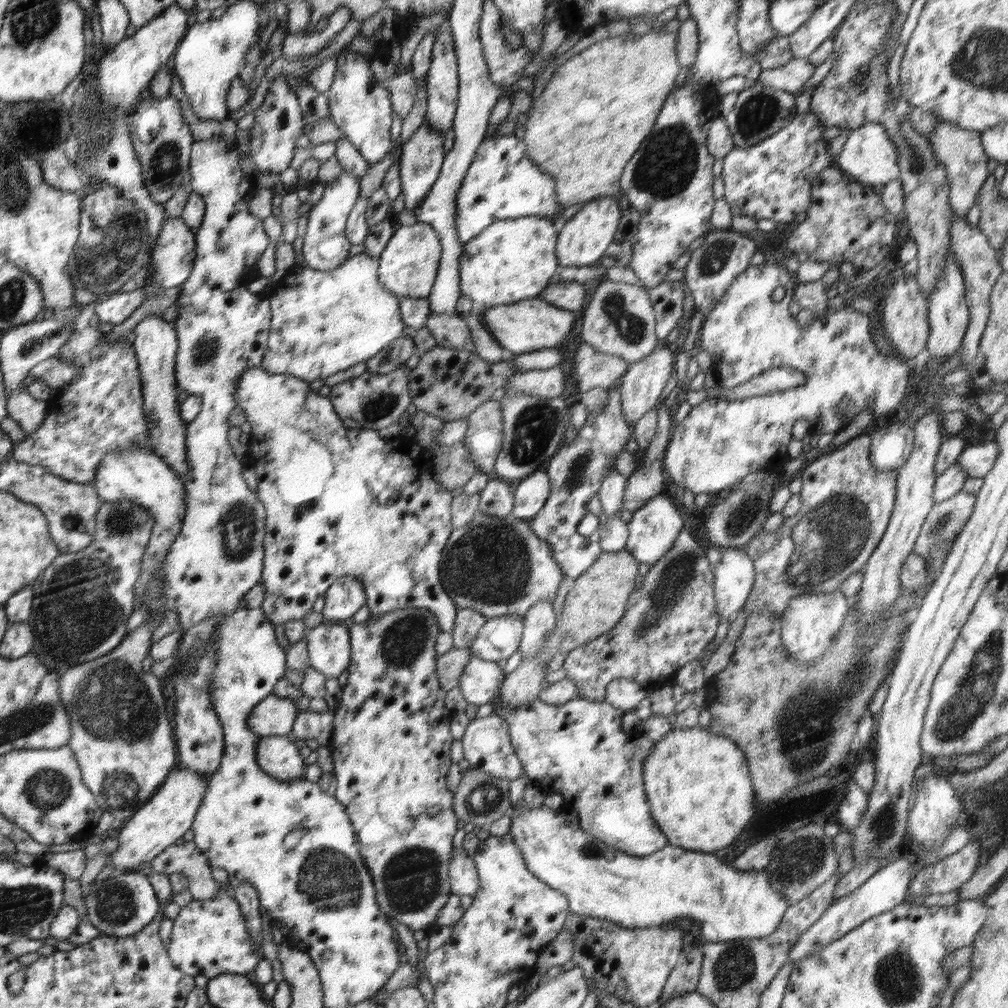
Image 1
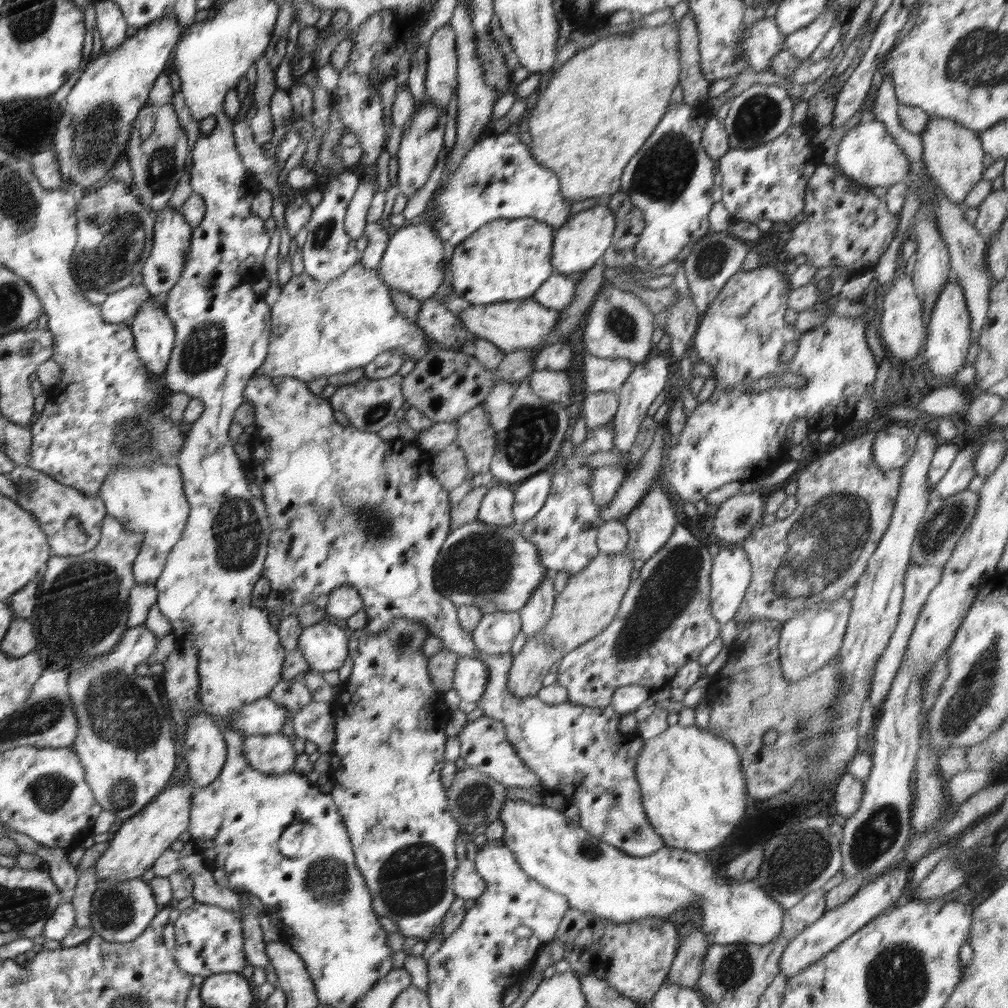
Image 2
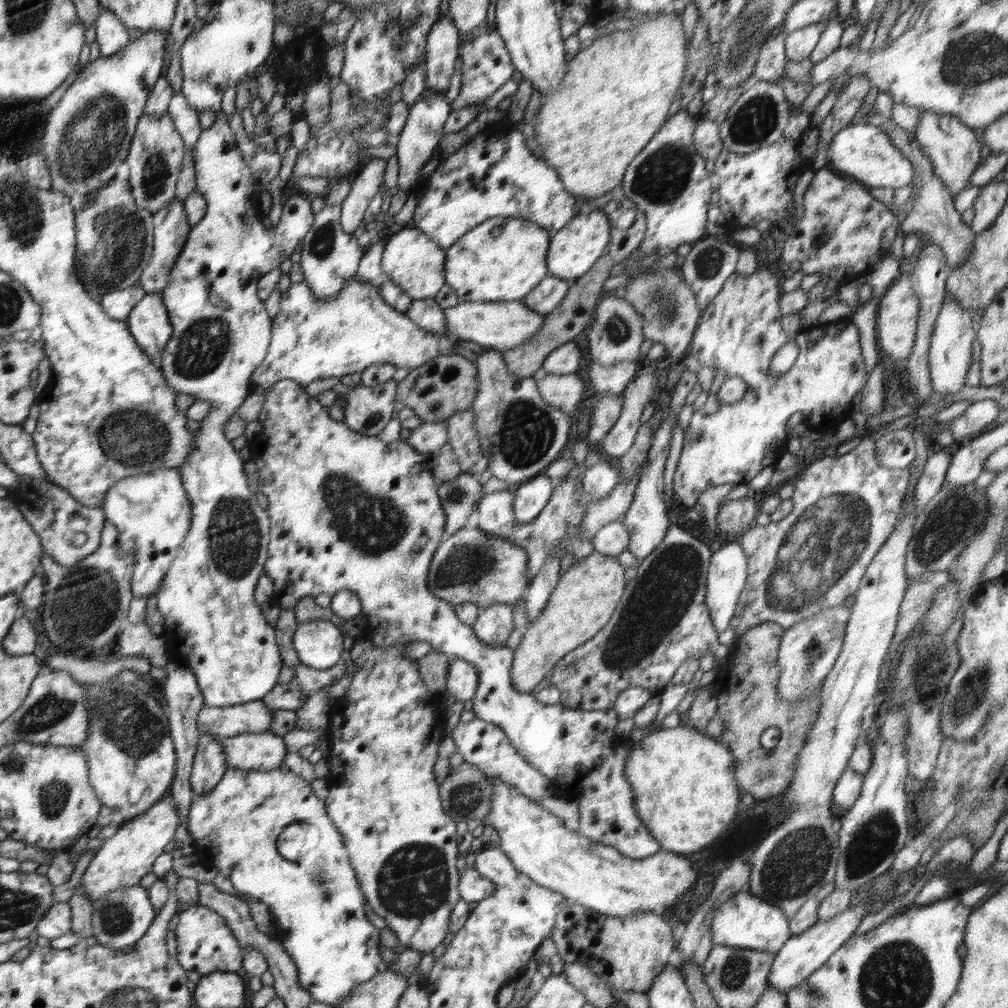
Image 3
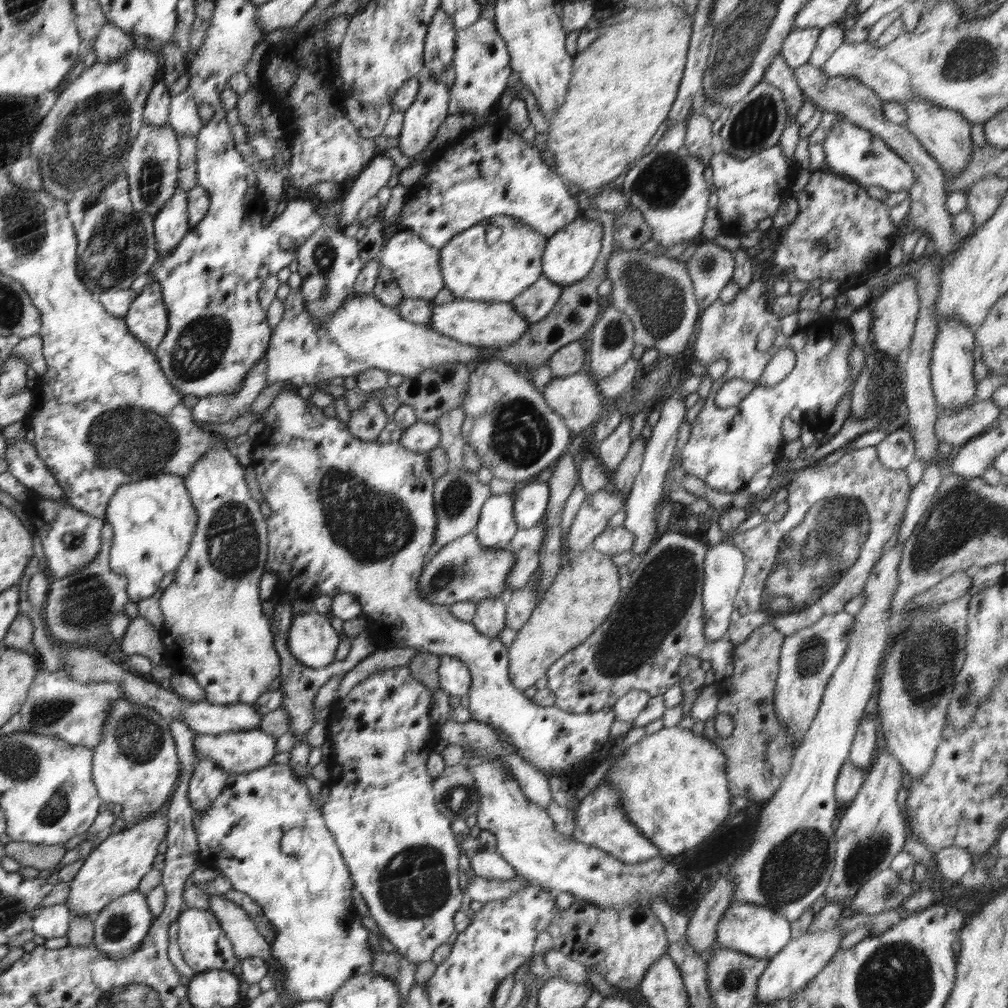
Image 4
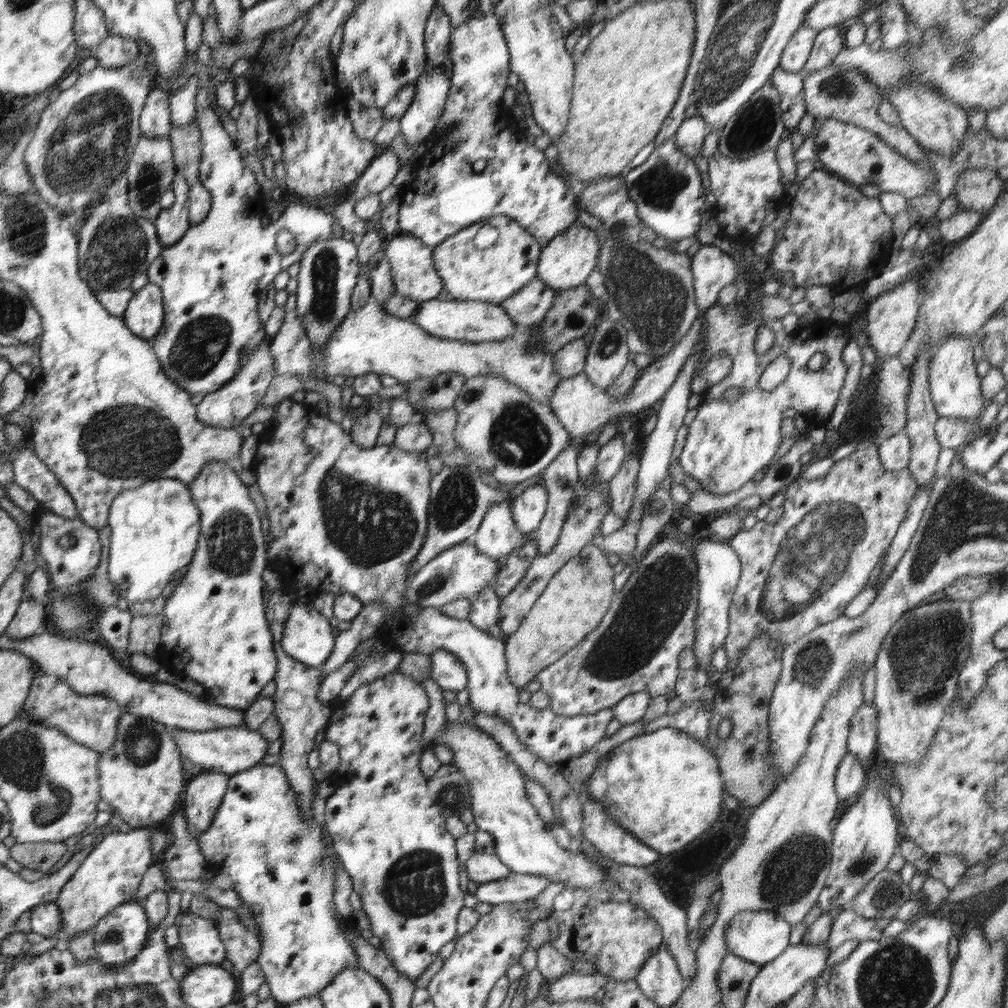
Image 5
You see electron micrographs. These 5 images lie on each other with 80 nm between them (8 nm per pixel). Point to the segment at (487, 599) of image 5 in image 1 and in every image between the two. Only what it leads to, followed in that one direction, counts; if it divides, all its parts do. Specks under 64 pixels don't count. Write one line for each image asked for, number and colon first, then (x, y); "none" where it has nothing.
1: (499, 638)
2: (495, 634)
3: (495, 623)
4: (490, 617)

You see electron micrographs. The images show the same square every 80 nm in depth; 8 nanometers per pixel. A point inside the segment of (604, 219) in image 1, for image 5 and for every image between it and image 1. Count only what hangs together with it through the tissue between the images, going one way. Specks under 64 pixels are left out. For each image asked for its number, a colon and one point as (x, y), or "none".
2: (578, 245)
3: (572, 251)
4: (570, 254)
5: (567, 261)

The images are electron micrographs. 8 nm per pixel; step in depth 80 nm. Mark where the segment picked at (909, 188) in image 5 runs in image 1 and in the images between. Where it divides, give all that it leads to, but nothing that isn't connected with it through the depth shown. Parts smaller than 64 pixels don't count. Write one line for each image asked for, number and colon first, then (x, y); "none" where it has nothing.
1: (868, 156)
2: (868, 154)
3: (863, 152)
4: (852, 151)

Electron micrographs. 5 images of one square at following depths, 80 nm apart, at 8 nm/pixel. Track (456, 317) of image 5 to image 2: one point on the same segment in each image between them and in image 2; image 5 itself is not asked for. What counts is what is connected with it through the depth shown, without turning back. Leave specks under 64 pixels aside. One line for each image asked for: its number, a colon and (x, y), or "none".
2: (511, 326)
3: (503, 325)
4: (480, 323)

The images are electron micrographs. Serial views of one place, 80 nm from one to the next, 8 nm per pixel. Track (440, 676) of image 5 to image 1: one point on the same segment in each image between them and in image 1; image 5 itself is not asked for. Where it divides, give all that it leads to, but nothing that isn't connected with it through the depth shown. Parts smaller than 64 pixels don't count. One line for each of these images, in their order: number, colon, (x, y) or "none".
1: (481, 679)
2: (471, 677)
3: (463, 678)
4: (455, 678)

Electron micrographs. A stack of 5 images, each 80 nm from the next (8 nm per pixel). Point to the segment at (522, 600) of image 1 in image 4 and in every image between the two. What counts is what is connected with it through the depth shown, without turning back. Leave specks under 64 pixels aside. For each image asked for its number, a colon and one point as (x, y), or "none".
2: (494, 568)
3: (470, 567)
4: (463, 570)

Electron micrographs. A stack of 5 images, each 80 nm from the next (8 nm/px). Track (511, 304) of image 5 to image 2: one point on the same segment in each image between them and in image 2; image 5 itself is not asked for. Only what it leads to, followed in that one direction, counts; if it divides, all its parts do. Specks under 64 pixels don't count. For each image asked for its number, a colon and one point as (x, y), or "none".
2: (556, 293)
3: (548, 294)
4: (536, 302)

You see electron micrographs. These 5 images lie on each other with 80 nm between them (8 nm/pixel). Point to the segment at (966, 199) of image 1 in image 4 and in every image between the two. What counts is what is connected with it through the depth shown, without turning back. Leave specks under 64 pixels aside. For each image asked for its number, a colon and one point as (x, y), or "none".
2: (953, 155)
3: (952, 148)
4: (945, 134)

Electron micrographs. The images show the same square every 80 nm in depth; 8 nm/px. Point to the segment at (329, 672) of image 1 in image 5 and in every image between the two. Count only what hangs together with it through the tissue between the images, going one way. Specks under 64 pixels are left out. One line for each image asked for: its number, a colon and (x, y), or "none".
2: (324, 645)
3: (318, 643)
4: (312, 640)
5: (308, 636)

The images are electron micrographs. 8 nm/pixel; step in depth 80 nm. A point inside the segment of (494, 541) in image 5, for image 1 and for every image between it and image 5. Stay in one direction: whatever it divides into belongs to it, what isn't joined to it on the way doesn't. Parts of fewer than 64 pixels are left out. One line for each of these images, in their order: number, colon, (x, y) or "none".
1: (496, 499)
2: (496, 507)
3: (494, 515)
4: (496, 526)

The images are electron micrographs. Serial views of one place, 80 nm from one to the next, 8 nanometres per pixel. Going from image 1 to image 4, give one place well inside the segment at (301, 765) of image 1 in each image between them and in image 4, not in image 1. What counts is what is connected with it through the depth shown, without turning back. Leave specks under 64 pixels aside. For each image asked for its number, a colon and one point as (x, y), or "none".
2: (274, 753)
3: (264, 751)
4: (245, 752)

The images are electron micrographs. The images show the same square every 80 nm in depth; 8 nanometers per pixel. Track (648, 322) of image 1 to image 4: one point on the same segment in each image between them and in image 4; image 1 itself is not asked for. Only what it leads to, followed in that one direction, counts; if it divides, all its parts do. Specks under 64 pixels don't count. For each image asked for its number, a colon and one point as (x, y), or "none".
2: (619, 325)
3: (616, 334)
4: (612, 342)

